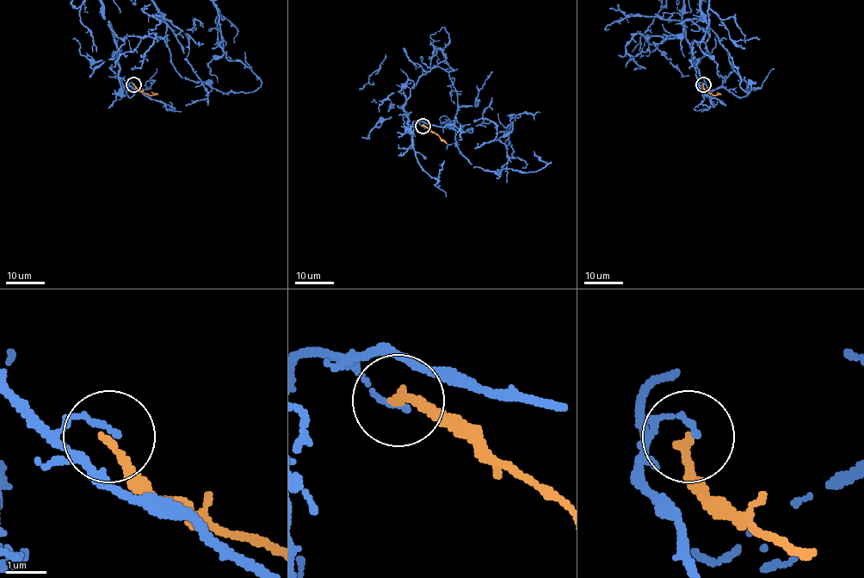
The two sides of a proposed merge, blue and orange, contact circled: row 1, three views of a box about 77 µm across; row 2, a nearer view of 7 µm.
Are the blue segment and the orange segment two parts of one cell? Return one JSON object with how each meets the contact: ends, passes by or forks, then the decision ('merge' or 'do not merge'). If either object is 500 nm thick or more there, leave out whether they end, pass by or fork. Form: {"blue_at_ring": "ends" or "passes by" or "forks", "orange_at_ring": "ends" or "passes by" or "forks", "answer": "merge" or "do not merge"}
{"blue_at_ring": "ends", "orange_at_ring": "ends", "answer": "do not merge"}

